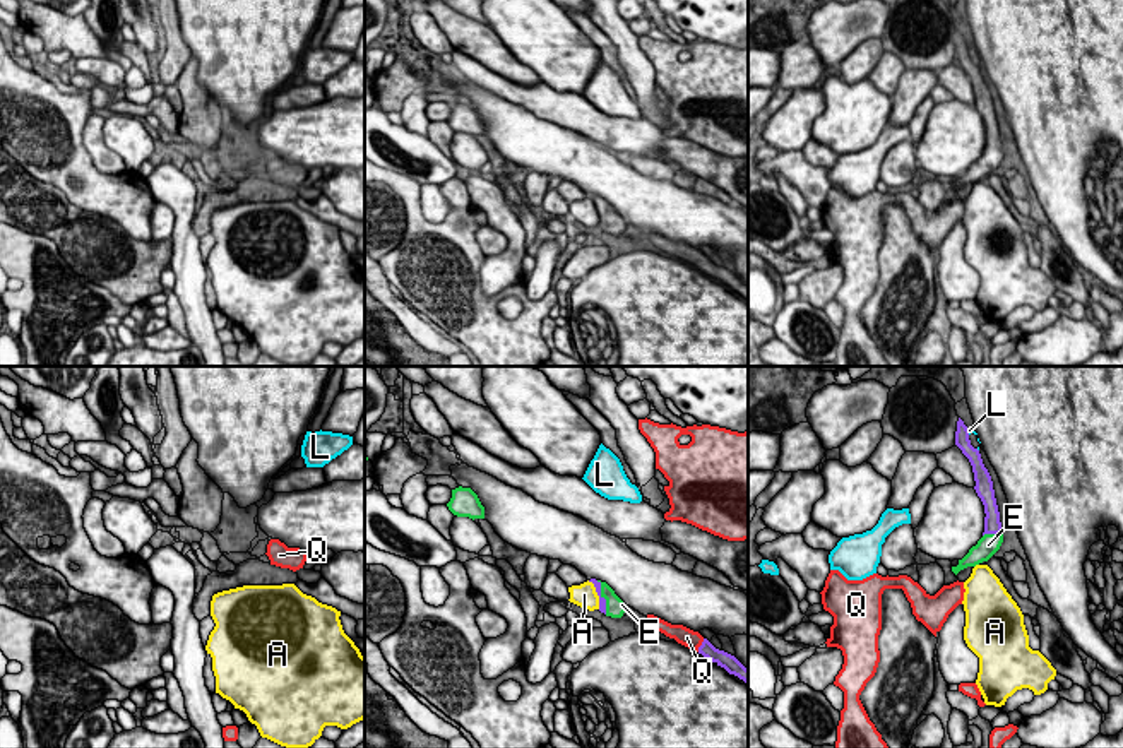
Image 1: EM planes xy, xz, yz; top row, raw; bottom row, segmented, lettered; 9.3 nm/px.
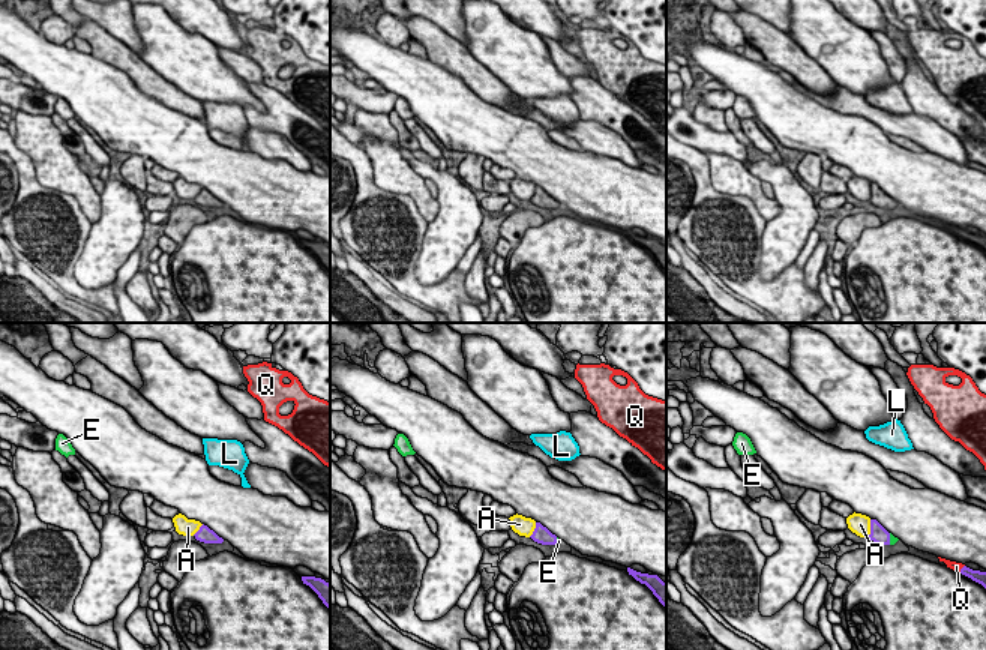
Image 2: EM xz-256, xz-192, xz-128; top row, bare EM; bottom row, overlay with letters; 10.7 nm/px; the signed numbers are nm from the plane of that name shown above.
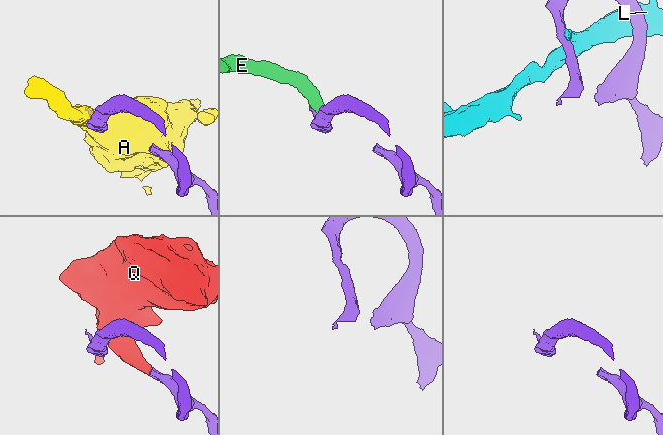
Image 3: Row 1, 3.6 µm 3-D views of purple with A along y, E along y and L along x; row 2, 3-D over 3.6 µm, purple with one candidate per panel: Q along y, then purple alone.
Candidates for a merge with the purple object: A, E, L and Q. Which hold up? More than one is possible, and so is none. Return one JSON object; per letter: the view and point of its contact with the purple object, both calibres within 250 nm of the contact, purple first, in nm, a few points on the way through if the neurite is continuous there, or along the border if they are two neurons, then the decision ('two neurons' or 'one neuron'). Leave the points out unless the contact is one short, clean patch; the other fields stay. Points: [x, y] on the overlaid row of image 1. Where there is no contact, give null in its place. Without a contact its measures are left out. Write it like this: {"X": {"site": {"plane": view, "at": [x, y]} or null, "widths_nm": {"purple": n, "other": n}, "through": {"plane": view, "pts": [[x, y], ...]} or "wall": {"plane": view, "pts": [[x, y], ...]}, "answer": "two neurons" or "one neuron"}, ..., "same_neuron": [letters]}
{"A": {"site": {"plane": "xz", "at": [598, 594]}, "widths_nm": {"purple": 60, "other": 220}, "answer": "two neurons"}, "E": {"site": {"plane": "xz", "at": [603, 598]}, "widths_nm": {"purple": 60, "other": 190}, "answer": "one neuron"}, "L": {"site": {"plane": "yz", "at": [968, 432]}, "widths_nm": {"purple": 140, "other": 30}, "answer": "two neurons"}, "Q": {"site": {"plane": "xz", "at": [701, 646]}, "widths_nm": {"purple": 140, "other": 170}, "through": {"plane": "xz", "pts": [[723, 659], [701, 646], [683, 635]]}, "answer": "one neuron"}, "same_neuron": ["E", "Q"]}

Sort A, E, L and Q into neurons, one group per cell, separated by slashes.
A / E Q / L

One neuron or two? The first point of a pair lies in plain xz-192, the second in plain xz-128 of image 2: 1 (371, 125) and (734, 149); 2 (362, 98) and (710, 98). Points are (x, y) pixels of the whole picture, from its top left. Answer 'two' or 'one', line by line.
1: two
2: one

